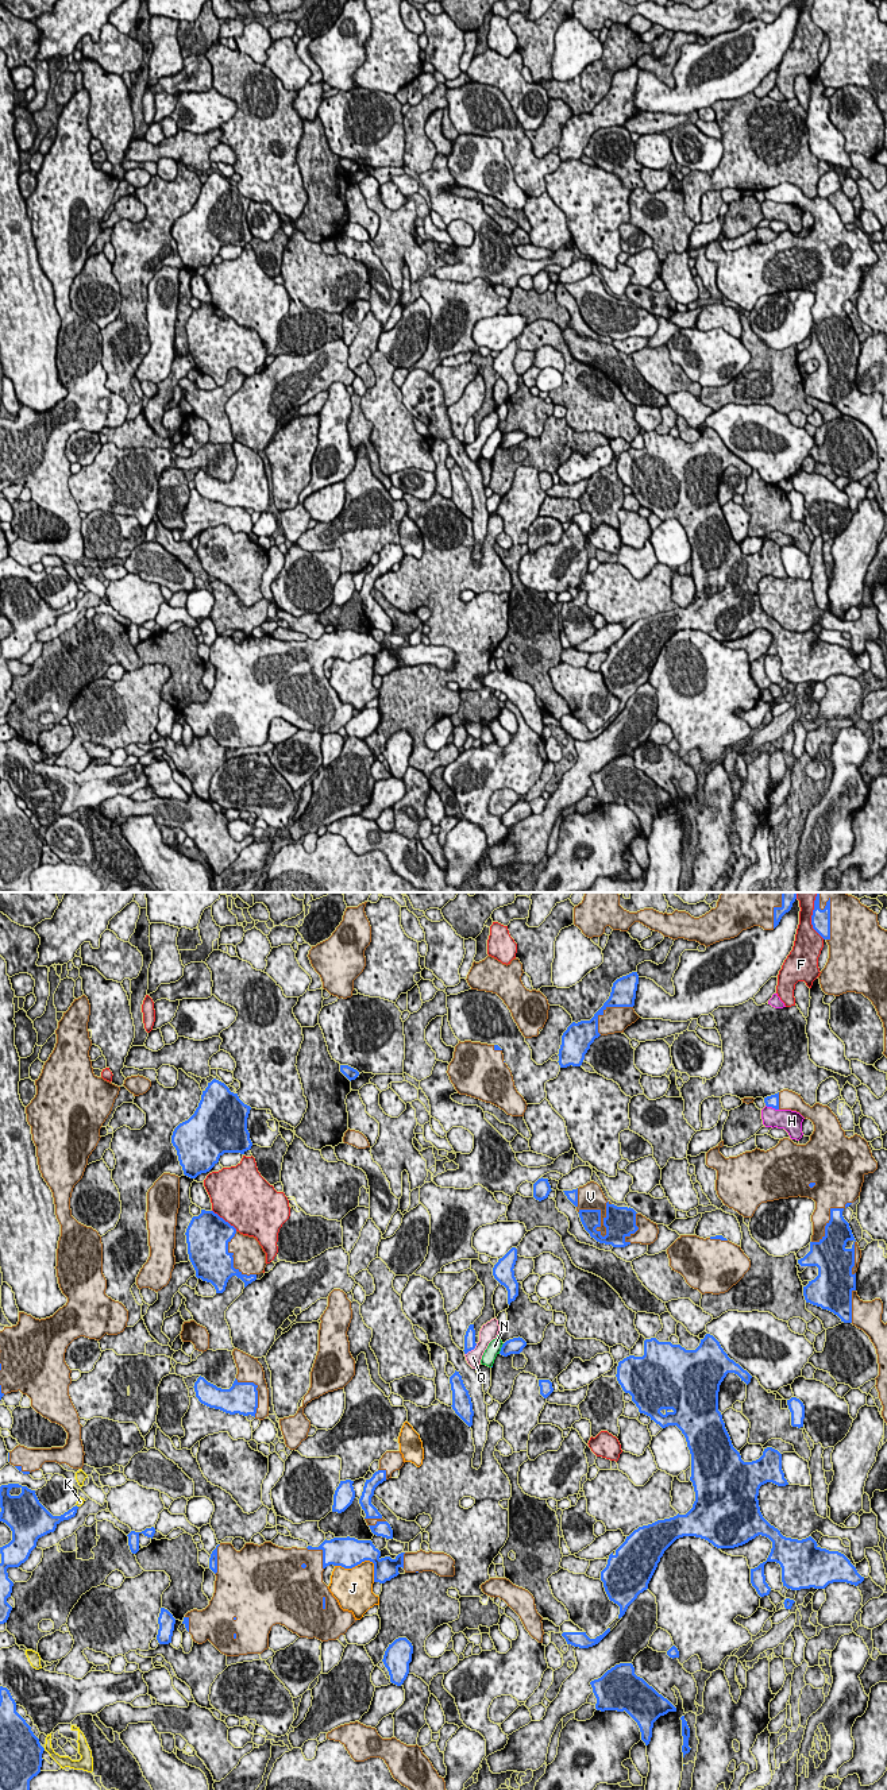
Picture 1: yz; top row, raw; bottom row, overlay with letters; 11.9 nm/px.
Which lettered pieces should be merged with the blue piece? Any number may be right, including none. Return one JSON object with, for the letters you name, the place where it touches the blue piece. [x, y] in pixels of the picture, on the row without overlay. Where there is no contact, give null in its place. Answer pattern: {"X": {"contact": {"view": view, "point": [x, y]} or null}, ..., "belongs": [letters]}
{"Q": {"contact": {"view": "yz", "point": [471, 442]}}, "V": {"contact": {"view": "yz", "point": [600, 305]}}, "belongs": ["Q", "V"]}

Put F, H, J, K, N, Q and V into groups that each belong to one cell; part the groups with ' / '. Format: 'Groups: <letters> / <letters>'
Groups: F / H / J / K / N / Q V

